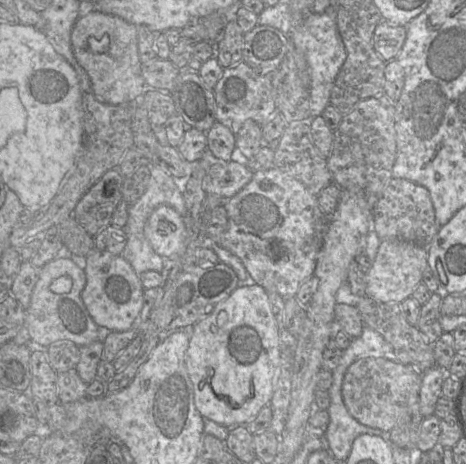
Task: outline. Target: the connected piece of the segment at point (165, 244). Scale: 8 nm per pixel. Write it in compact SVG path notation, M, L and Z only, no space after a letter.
M161 205L149 216L145 236L153 250L167 259L182 250L186 237L184 219L173 207Z

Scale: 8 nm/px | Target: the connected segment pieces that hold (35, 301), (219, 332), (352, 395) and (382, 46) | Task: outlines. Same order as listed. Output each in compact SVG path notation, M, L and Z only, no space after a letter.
M63 252L38 270L38 279L24 315L24 329L30 341L38 345L48 347L55 341L69 340L81 347L102 337L103 332L81 300L81 292L86 284L85 271L71 256L69 252Z
M258 284L238 286L226 300L217 304L209 315L192 326L192 335L185 355L185 363L187 372L193 384L195 407L203 419L207 418L223 426L232 426L233 424L246 425L258 415L264 406L270 404L281 365L279 333L280 330L272 312L267 291Z
M361 358L352 363L345 373L342 384L344 404L350 415L362 425L389 433L407 408L419 403L422 374L410 365L386 358Z
M385 20L376 26L373 33L373 47L385 62L396 60L406 39L406 27L392 25Z

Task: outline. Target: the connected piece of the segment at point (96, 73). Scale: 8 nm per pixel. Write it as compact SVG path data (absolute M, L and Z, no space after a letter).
M97 10L75 22L71 44L77 62L87 72L94 95L101 102L120 105L134 101L147 89L138 53L137 26L119 16Z

